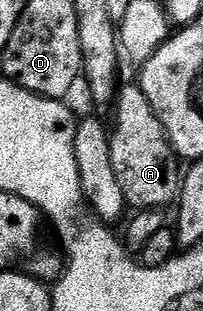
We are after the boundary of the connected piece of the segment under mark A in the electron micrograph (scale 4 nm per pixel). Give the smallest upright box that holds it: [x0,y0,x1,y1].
[110,84,182,211]

